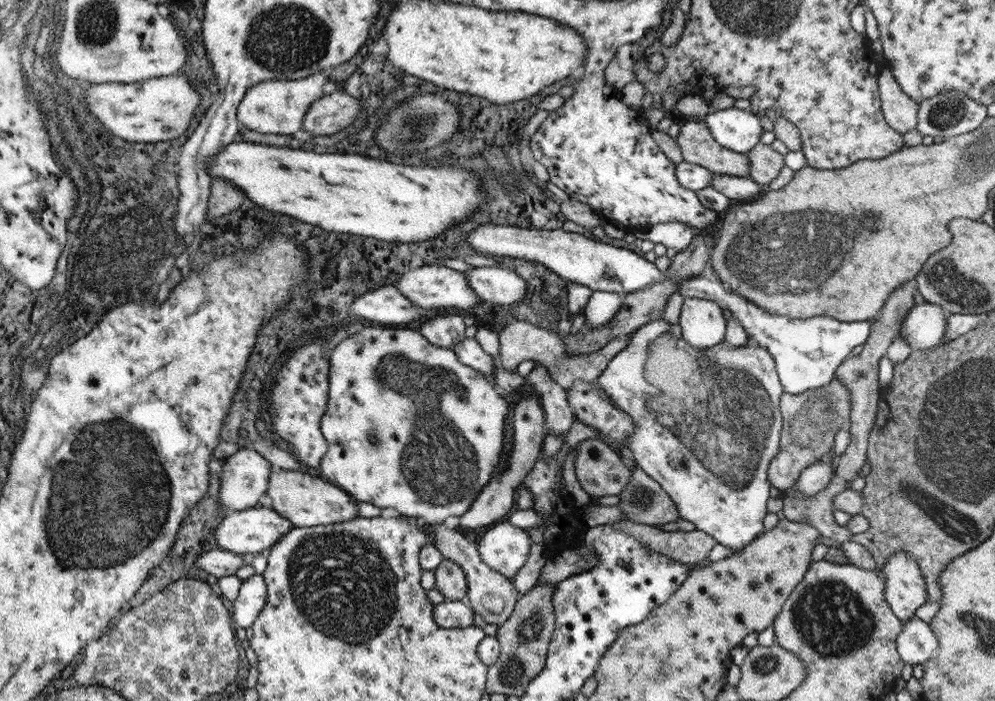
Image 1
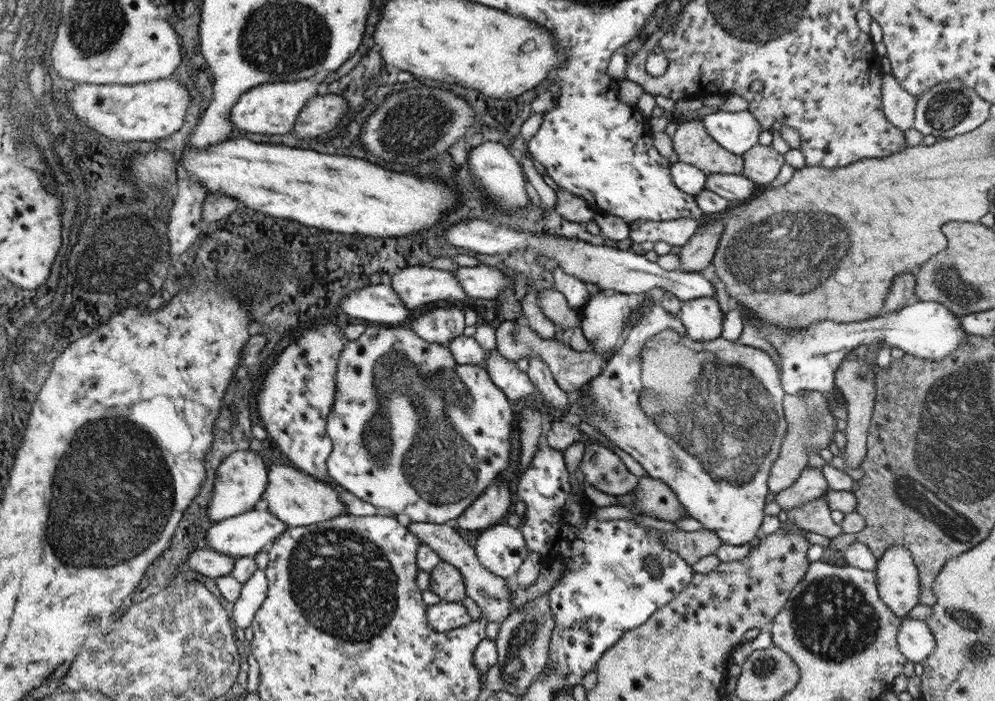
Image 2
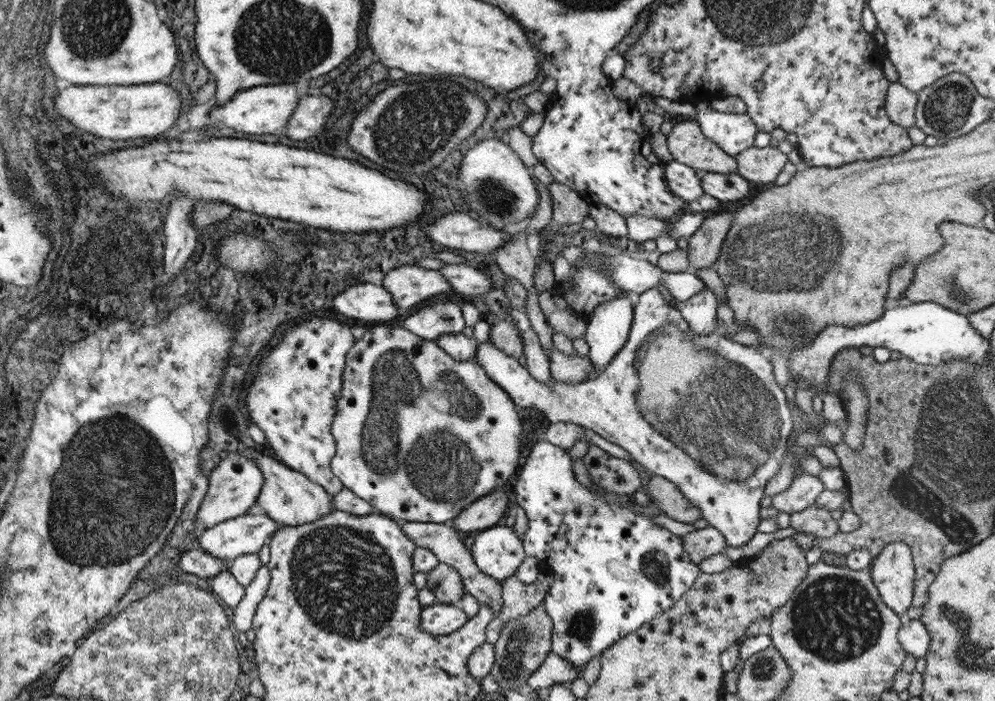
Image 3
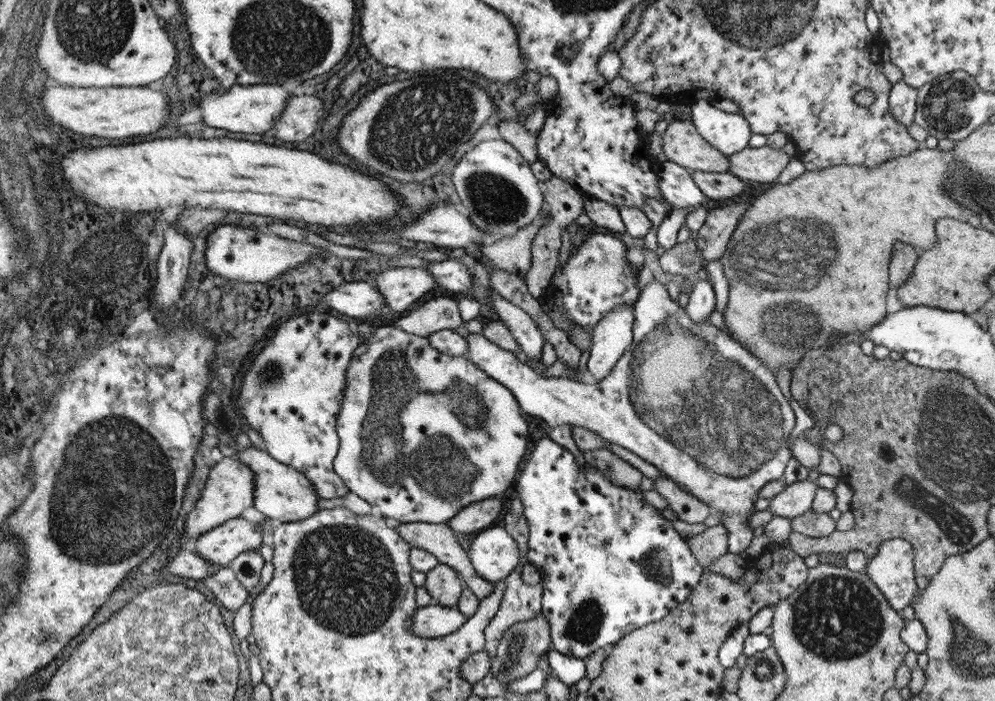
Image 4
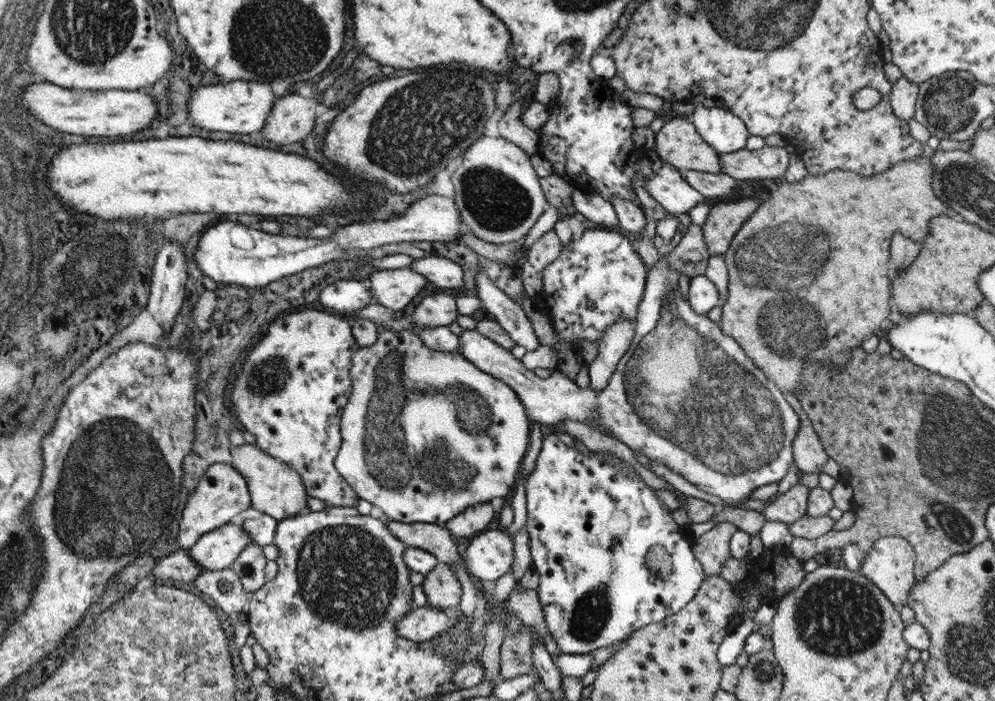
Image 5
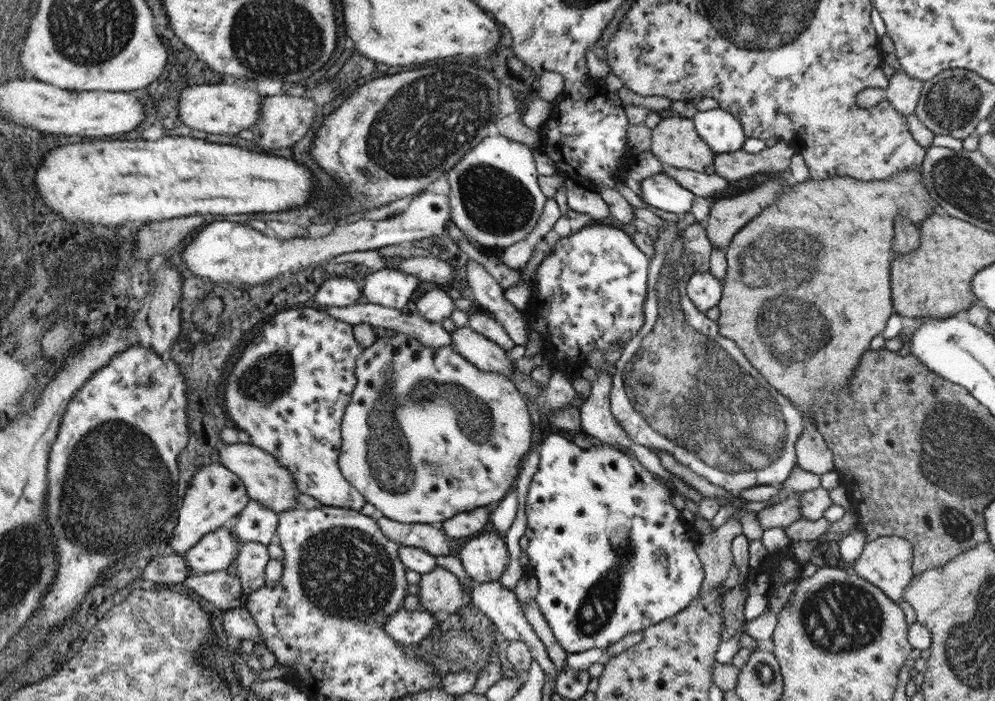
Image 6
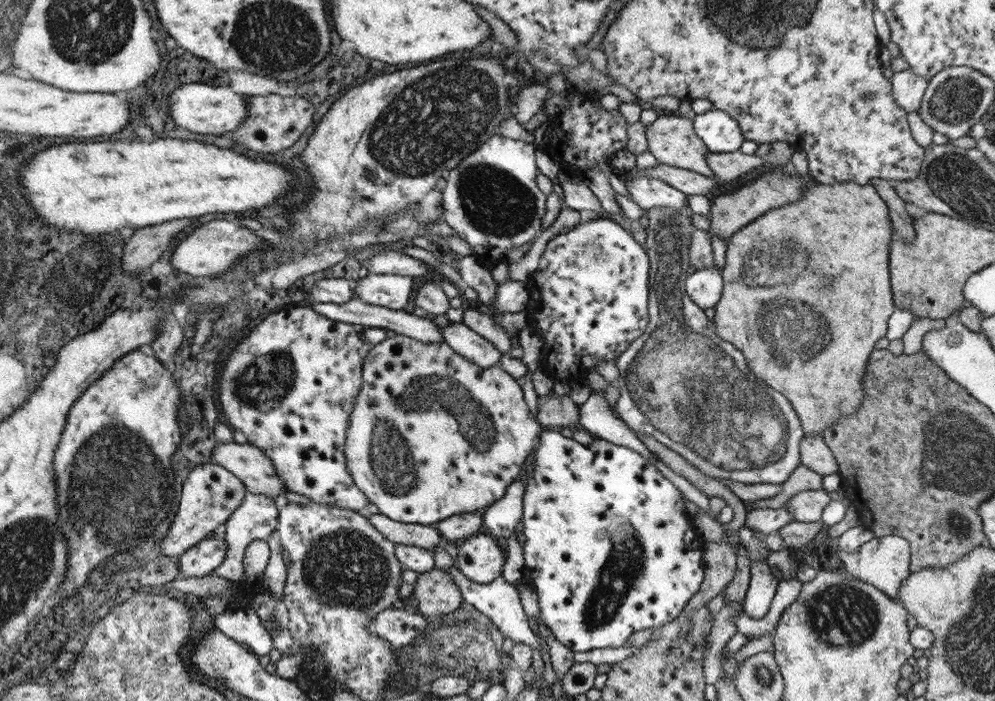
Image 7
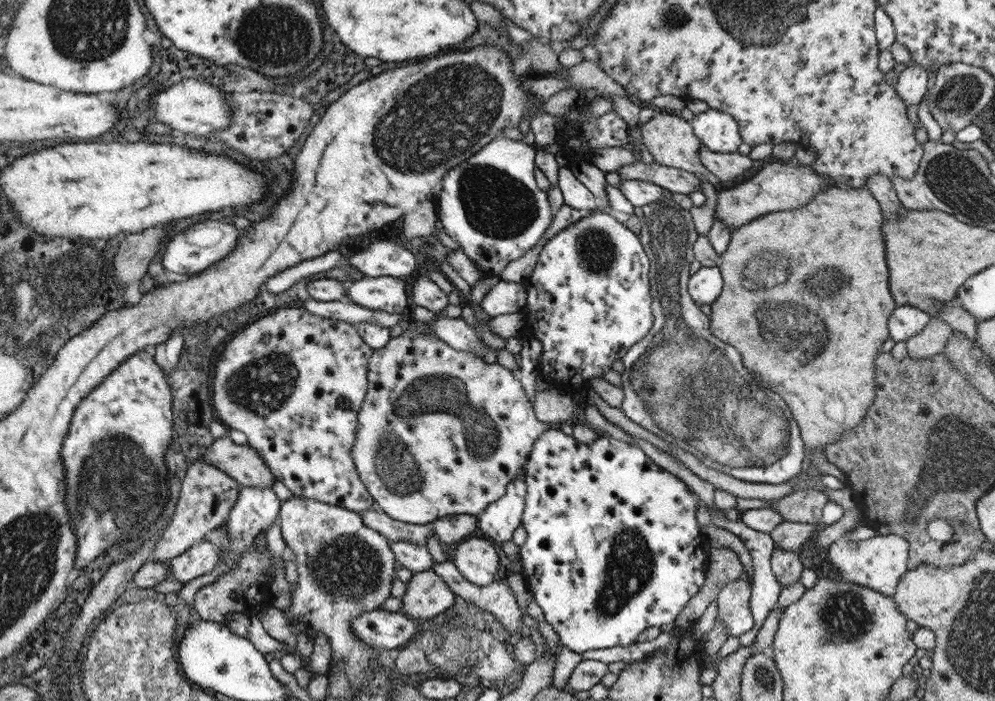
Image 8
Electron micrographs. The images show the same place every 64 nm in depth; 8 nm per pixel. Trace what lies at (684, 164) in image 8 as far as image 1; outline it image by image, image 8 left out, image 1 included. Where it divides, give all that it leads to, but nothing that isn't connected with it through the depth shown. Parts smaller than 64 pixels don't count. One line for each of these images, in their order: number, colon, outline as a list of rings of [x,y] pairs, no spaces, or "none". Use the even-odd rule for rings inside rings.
1: [[[685,122],[679,126],[679,134],[675,138],[683,160],[695,166],[707,168],[713,176],[741,176],[749,174],[749,158],[745,154],[737,154],[733,150],[721,148],[705,122]]]
2: [[[683,122],[671,136],[671,148],[679,162],[709,174],[743,174],[743,158],[721,148],[705,130],[703,122]]]
3: [[[679,122],[667,134],[667,150],[673,162],[681,162],[703,174],[735,174],[737,162],[715,142],[705,138],[699,124]]]
4: [[[671,122],[661,134],[661,150],[667,162],[675,162],[691,172],[723,174],[729,170],[729,158],[701,138],[693,122]]]
5: [[[675,118],[663,124],[659,132],[655,132],[655,152],[663,164],[671,164],[677,170],[691,170],[691,172],[707,172],[707,174],[719,174],[721,170],[721,160],[719,152],[713,150],[695,130],[693,122],[687,118]]]
6: [[[663,118],[651,130],[649,152],[661,162],[661,166],[673,166],[679,170],[695,170],[711,174],[715,152],[699,138],[693,120],[689,118]]]
7: [[[659,116],[655,122],[651,122],[645,128],[645,136],[647,136],[647,150],[655,156],[659,164],[675,166],[675,168],[691,170],[695,174],[703,174],[707,178],[715,178],[715,174],[707,166],[709,148],[701,142],[701,138],[697,138],[691,120],[681,118],[681,116]]]

